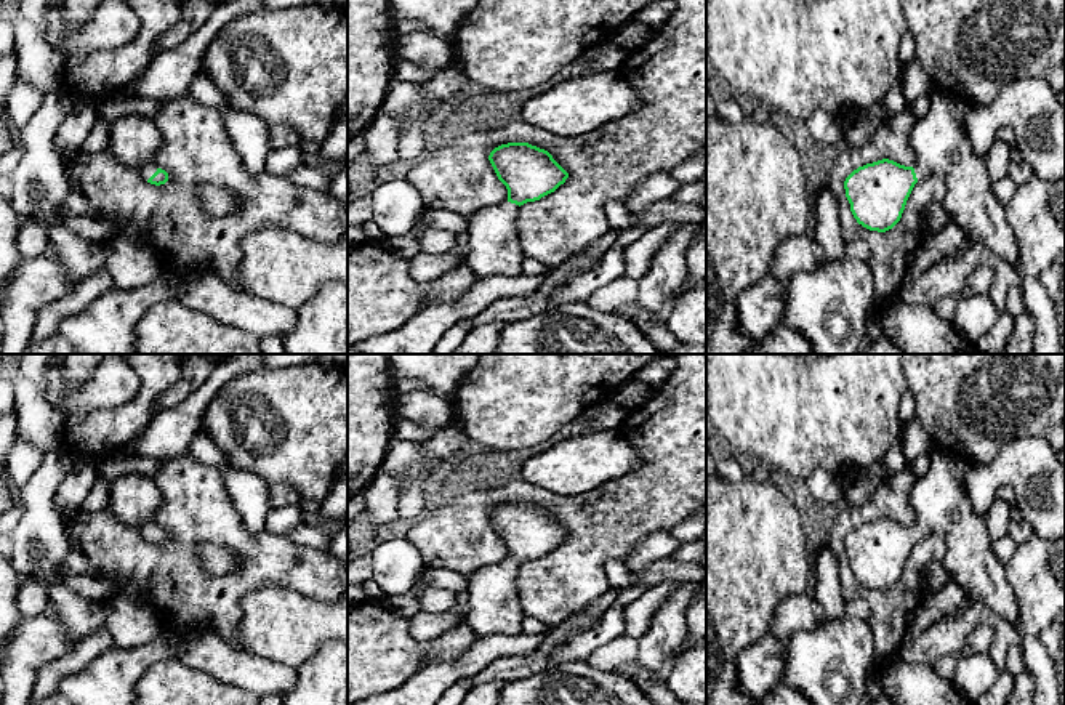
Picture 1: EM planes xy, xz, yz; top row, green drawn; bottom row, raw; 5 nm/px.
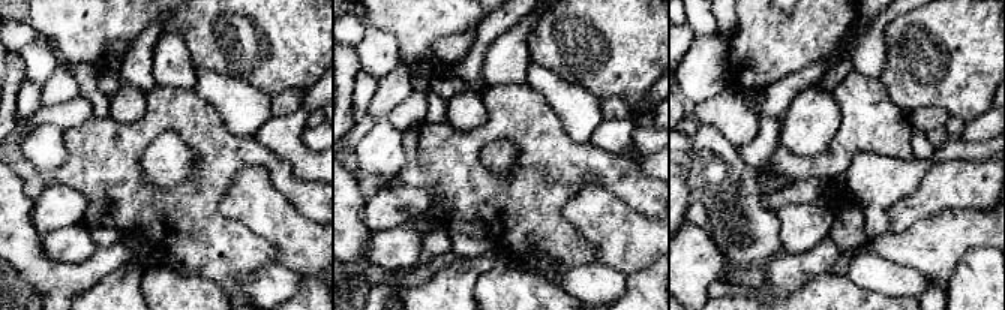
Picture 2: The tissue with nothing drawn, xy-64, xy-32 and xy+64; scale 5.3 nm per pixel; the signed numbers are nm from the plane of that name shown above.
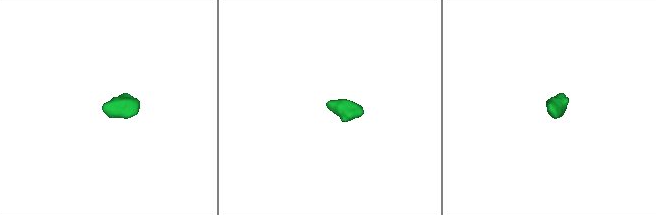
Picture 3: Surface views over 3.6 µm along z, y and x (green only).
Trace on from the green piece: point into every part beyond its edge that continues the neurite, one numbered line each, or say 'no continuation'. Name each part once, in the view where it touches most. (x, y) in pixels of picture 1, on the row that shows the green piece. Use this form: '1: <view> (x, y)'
1: yz (939, 140)

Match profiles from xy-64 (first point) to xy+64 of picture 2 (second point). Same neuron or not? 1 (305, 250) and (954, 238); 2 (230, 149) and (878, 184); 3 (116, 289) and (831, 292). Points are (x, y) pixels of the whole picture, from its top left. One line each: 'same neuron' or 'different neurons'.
1: same neuron
2: different neurons
3: different neurons

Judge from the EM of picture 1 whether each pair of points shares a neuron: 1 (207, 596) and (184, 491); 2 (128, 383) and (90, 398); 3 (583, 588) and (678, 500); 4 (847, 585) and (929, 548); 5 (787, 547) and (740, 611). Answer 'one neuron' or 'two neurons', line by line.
1: one neuron
2: one neuron
3: one neuron
4: one neuron
5: one neuron

